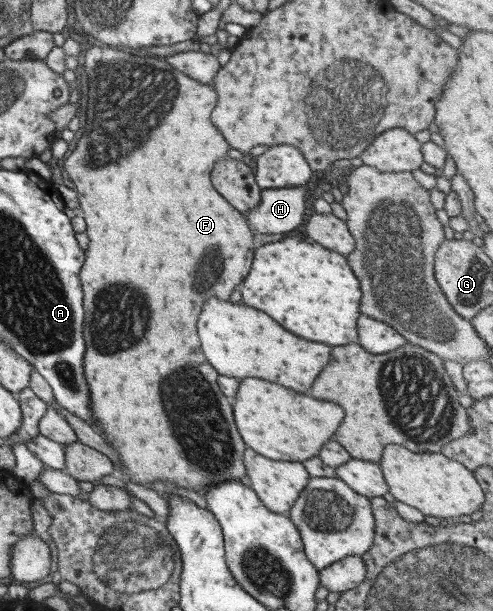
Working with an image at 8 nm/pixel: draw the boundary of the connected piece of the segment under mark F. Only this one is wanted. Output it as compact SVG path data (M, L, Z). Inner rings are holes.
M90 44L84 51L84 70L88 78L88 94L86 94L87 110L84 113L84 129L80 138L70 154L64 158L62 169L66 171L68 180L73 184L77 193L78 212L83 217L86 228L88 245L84 250L84 259L80 266L80 283L84 293L84 323L82 323L82 337L86 343L86 351L82 358L82 369L84 379L90 391L88 398L89 413L91 419L95 420L97 432L104 439L104 442L116 453L116 457L122 463L119 472L114 468L115 474L119 475L125 482L151 489L153 482L167 482L172 486L192 489L192 491L206 490L206 487L222 484L228 480L234 482L244 478L245 470L242 463L242 439L234 429L232 423L232 411L228 399L218 391L216 385L216 371L204 361L202 355L188 355L188 353L200 353L198 349L198 337L196 337L196 319L202 307L202 303L210 297L226 301L234 287L246 277L251 266L253 248L252 233L244 220L244 215L235 211L227 201L224 201L210 185L208 173L218 157L224 158L229 148L228 143L220 131L210 121L210 112L216 104L216 91L213 85L202 85L194 79L190 79L171 67L162 58L152 55L143 55L121 48L115 49L111 46ZM136 295L146 295L148 305L156 305L156 311L136 311Z

